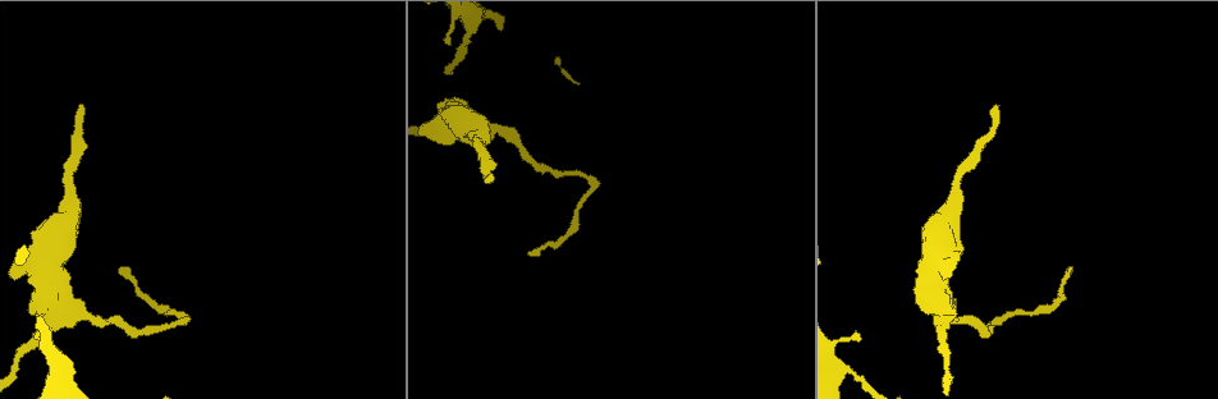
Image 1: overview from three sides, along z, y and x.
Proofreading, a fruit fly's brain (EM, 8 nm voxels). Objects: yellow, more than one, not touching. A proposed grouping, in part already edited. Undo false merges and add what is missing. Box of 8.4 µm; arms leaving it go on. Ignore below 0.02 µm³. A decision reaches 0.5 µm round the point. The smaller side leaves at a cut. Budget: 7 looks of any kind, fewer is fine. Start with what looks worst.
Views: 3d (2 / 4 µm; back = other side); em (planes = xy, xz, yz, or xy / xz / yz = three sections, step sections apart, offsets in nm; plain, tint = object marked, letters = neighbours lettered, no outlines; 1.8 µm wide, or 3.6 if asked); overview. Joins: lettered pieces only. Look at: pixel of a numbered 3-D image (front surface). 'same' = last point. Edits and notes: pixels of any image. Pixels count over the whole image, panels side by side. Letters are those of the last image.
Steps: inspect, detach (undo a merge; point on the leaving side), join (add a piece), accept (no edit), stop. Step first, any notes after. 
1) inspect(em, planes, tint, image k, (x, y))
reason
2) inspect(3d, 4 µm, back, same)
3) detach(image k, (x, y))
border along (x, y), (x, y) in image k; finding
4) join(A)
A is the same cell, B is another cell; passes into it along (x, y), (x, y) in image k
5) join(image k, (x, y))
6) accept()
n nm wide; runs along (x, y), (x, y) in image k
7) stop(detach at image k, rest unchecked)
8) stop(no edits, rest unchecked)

inspect(3d, 2 µm, image 1, (36, 311))

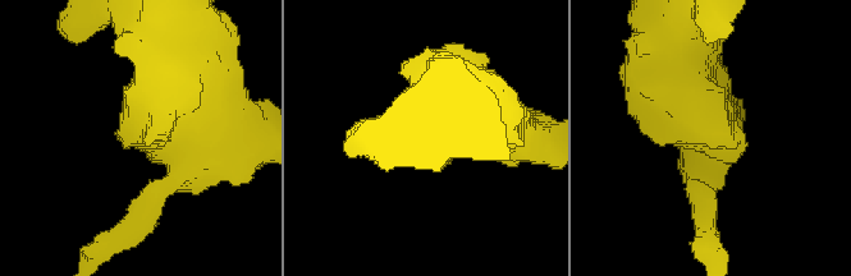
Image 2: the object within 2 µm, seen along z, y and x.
inspect(em, planes, tint, image 2, (139, 139))

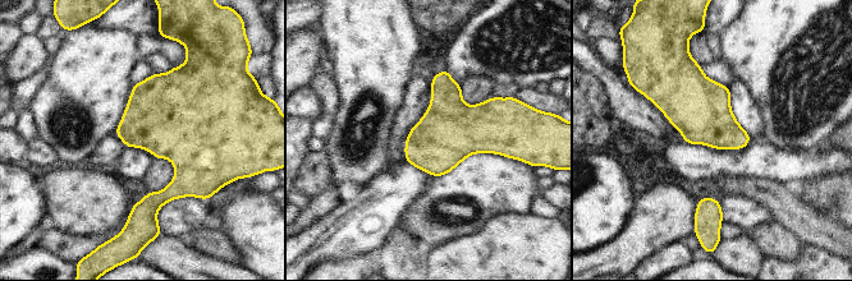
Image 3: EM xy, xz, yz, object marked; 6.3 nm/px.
inspect(em, planes, letters, same)
see the neighbours

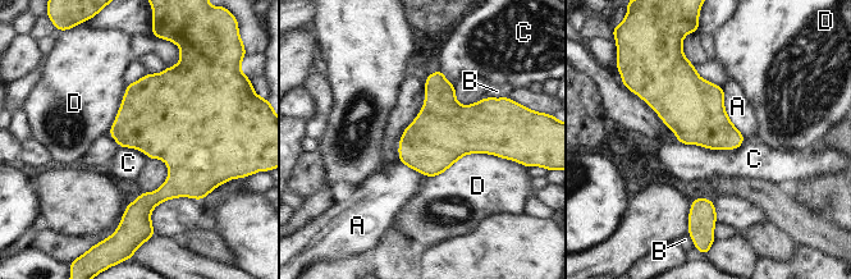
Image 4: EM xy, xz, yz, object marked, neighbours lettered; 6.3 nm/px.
accept()
340 nm wide; A, B, C and D are other cells; no lettered piece goes on from it

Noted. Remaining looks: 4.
inspect(3d, 2 µm, image 1, (38, 338))
tapers out

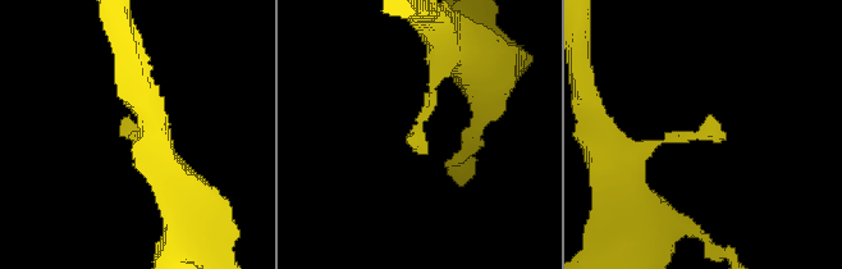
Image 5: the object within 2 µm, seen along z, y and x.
inspect(em, xy, step 8, letters, image 5, (423, 153))
shape alone is not enough

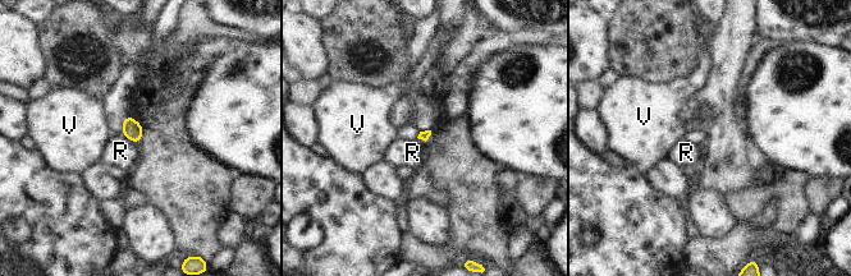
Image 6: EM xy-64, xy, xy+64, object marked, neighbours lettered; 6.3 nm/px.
accept()
R and V are other cells; border along (120, 133), (138, 145) in image 6; none of them fits

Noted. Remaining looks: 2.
inspect(3d, 4 µm, image 1, (993, 107))
an open end

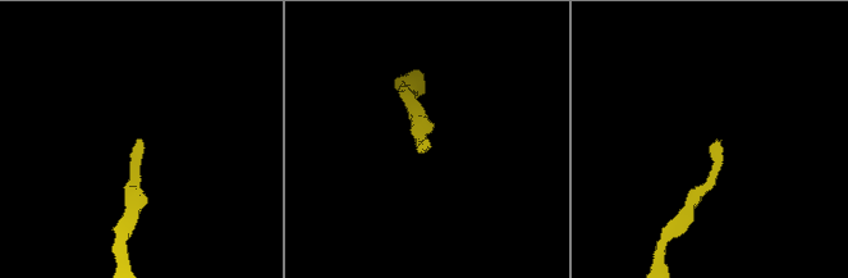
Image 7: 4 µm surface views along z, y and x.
inspect(em, planes, letters, image 7, (426, 147))

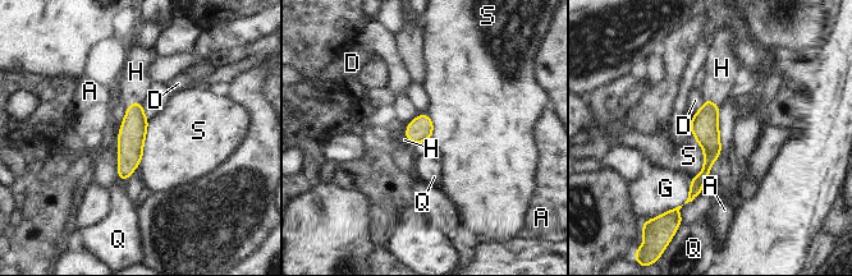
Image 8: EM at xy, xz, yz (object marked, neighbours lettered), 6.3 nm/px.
join(H)
H is the same cell, A, D, G, Q and S are other cells; passes into it along (131, 138), (124, 115), (134, 79) in image 8; it goes on there

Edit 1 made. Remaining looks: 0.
stop(join at image 8, rest unchecked)

